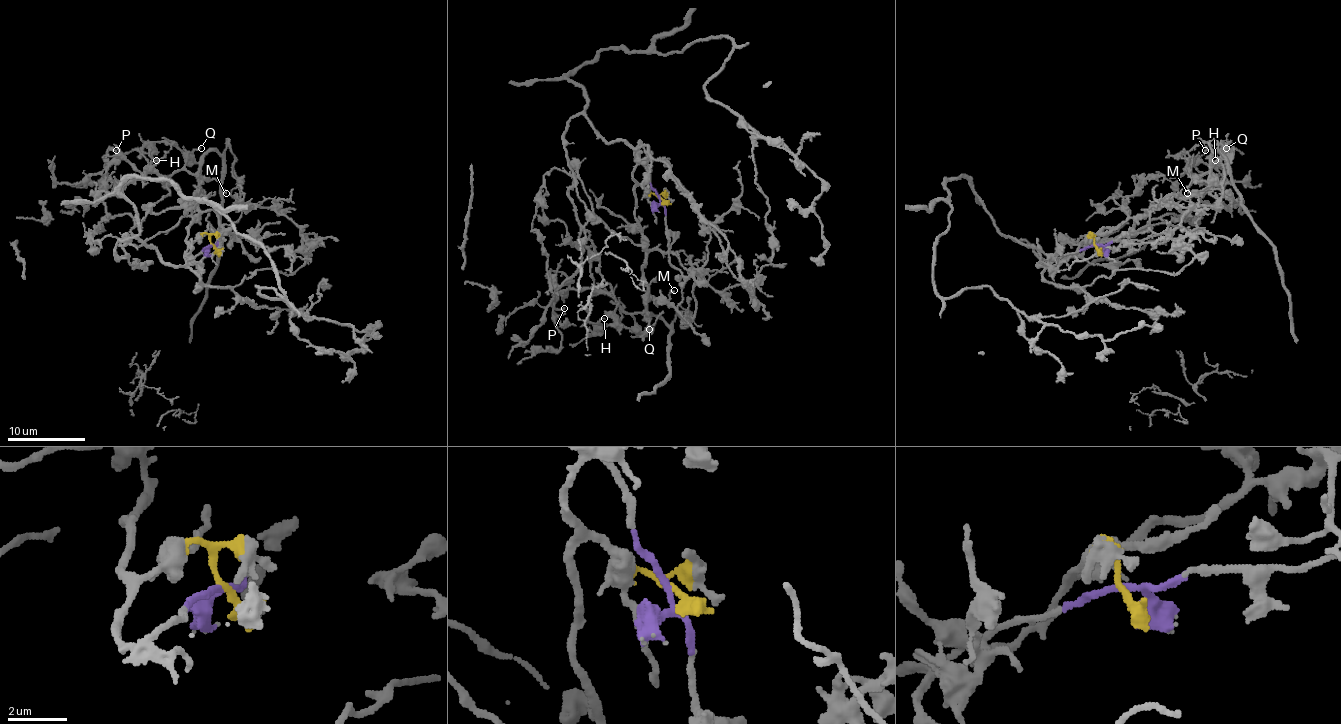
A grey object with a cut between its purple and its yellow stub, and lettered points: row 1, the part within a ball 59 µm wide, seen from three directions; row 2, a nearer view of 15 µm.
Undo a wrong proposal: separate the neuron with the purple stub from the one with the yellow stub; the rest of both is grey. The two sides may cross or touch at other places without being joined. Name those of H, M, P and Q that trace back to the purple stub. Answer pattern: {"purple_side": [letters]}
{"purple_side": []}

